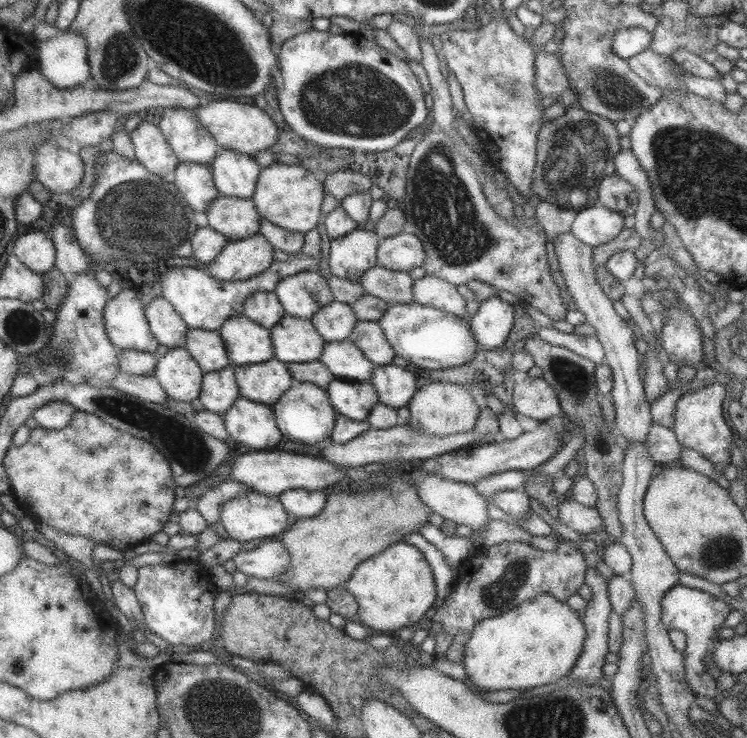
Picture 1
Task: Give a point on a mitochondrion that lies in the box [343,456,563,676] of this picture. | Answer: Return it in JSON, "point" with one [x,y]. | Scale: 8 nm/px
{"point":[502,592]}

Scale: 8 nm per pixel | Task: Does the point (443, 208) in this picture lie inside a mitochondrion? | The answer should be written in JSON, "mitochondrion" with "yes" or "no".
{"mitochondrion":"yes"}

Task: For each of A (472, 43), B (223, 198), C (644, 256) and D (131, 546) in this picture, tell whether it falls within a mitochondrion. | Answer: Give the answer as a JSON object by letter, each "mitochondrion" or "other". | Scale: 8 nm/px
{"A":"other","B":"other","C":"other","D":"other"}

